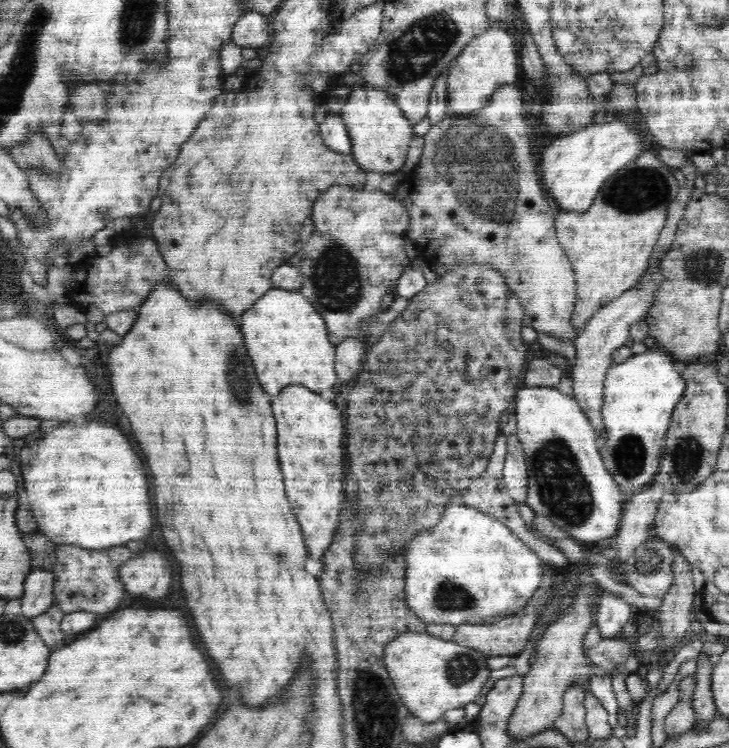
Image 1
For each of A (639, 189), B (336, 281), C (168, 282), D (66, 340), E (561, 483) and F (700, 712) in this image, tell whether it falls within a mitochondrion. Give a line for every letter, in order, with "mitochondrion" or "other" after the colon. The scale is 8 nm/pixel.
A: mitochondrion
B: mitochondrion
C: other
D: other
E: mitochondrion
F: other

